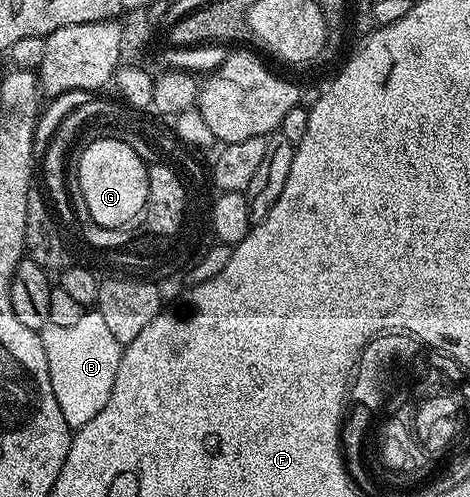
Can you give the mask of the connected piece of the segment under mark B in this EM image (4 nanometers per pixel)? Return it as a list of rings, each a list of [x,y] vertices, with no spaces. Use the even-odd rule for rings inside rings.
[[[97,310],[83,311],[80,322],[72,326],[49,323],[40,335],[48,358],[52,394],[56,394],[56,402],[60,402],[60,414],[64,414],[64,422],[68,422],[71,430],[83,428],[104,410],[104,402],[108,402],[112,394],[112,382],[116,382],[116,370],[120,370],[124,346],[116,342]]]

